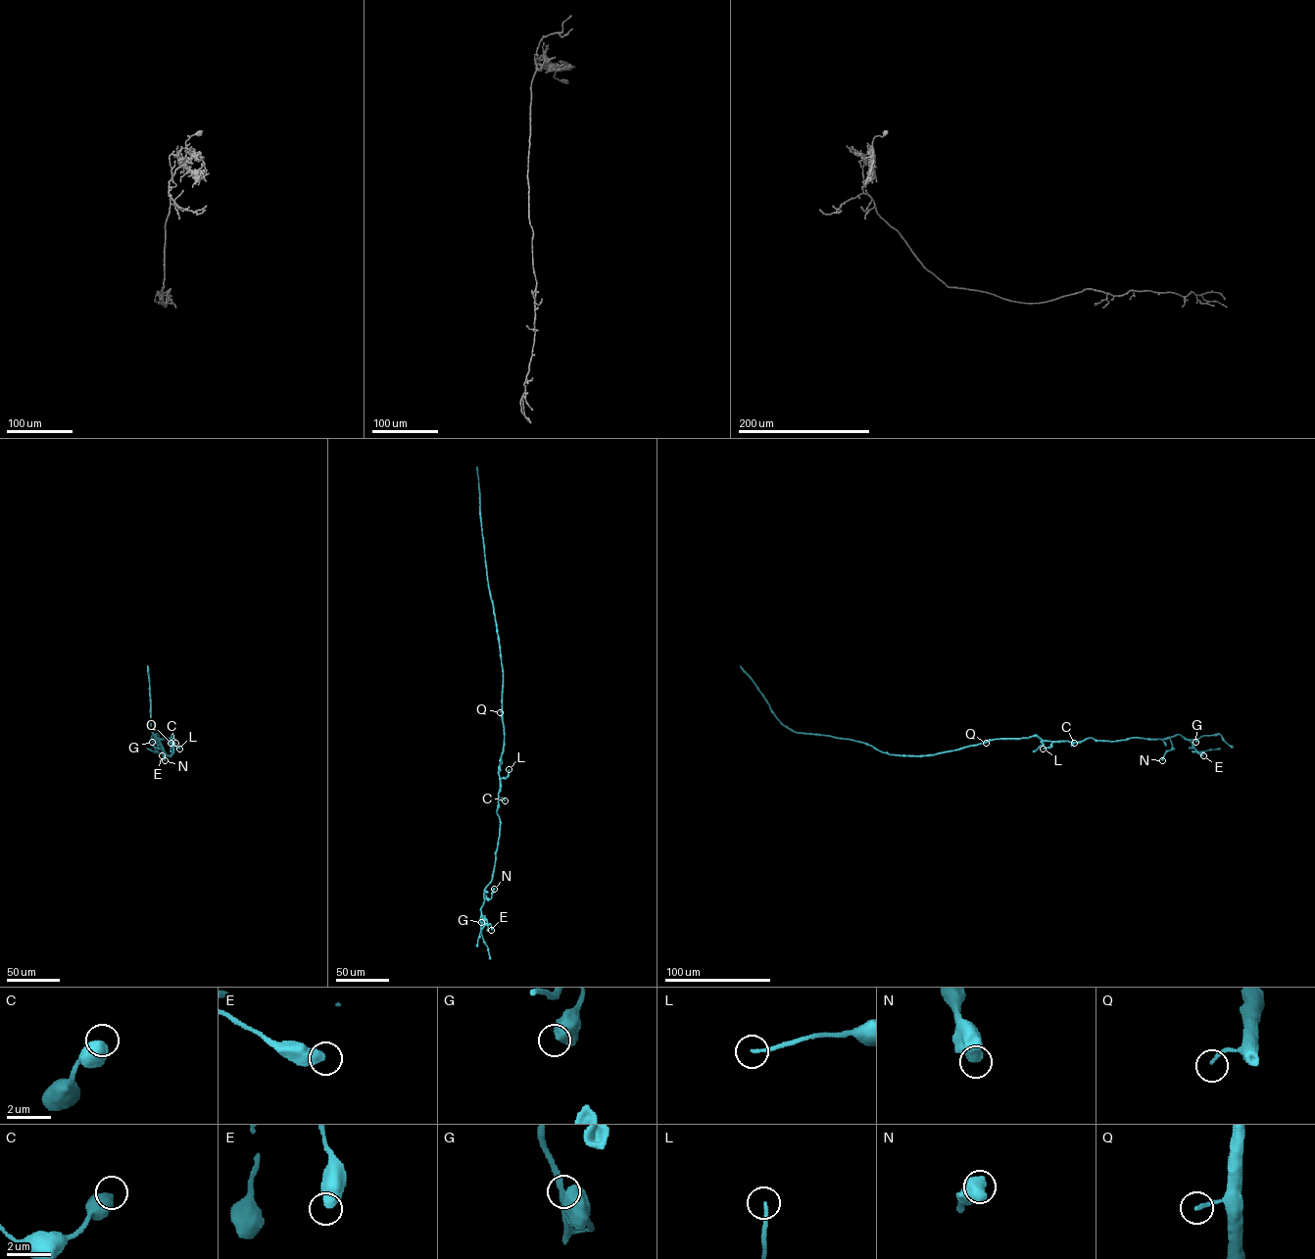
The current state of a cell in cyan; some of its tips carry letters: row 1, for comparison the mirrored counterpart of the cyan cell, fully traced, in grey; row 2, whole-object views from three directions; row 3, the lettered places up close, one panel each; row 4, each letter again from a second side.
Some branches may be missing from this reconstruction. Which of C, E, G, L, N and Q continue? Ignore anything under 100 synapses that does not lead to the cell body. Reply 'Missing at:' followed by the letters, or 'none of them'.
Missing at: none of them

